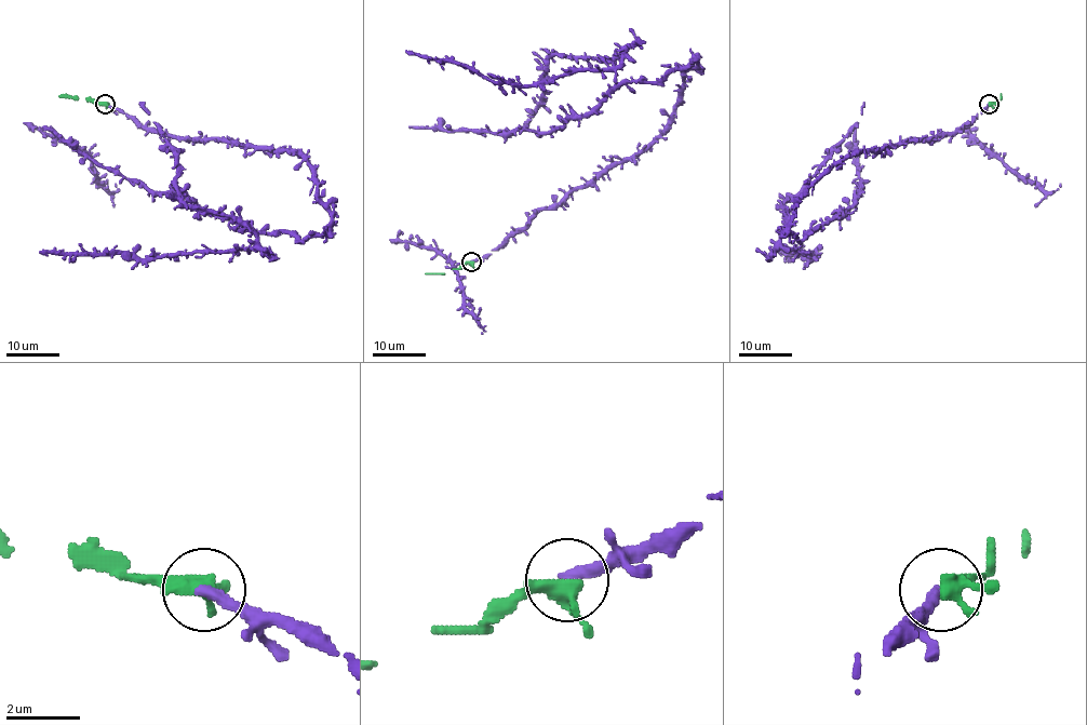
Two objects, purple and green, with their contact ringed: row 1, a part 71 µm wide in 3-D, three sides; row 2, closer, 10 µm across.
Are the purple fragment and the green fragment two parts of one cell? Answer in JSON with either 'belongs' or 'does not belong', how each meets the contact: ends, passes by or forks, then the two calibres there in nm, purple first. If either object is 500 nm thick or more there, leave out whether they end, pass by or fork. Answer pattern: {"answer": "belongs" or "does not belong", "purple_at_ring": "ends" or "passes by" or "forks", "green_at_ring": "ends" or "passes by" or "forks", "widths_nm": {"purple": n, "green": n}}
{"answer": "belongs", "purple_at_ring": "ends", "green_at_ring": "passes by", "widths_nm": {"purple": 320, "green": 400}}

